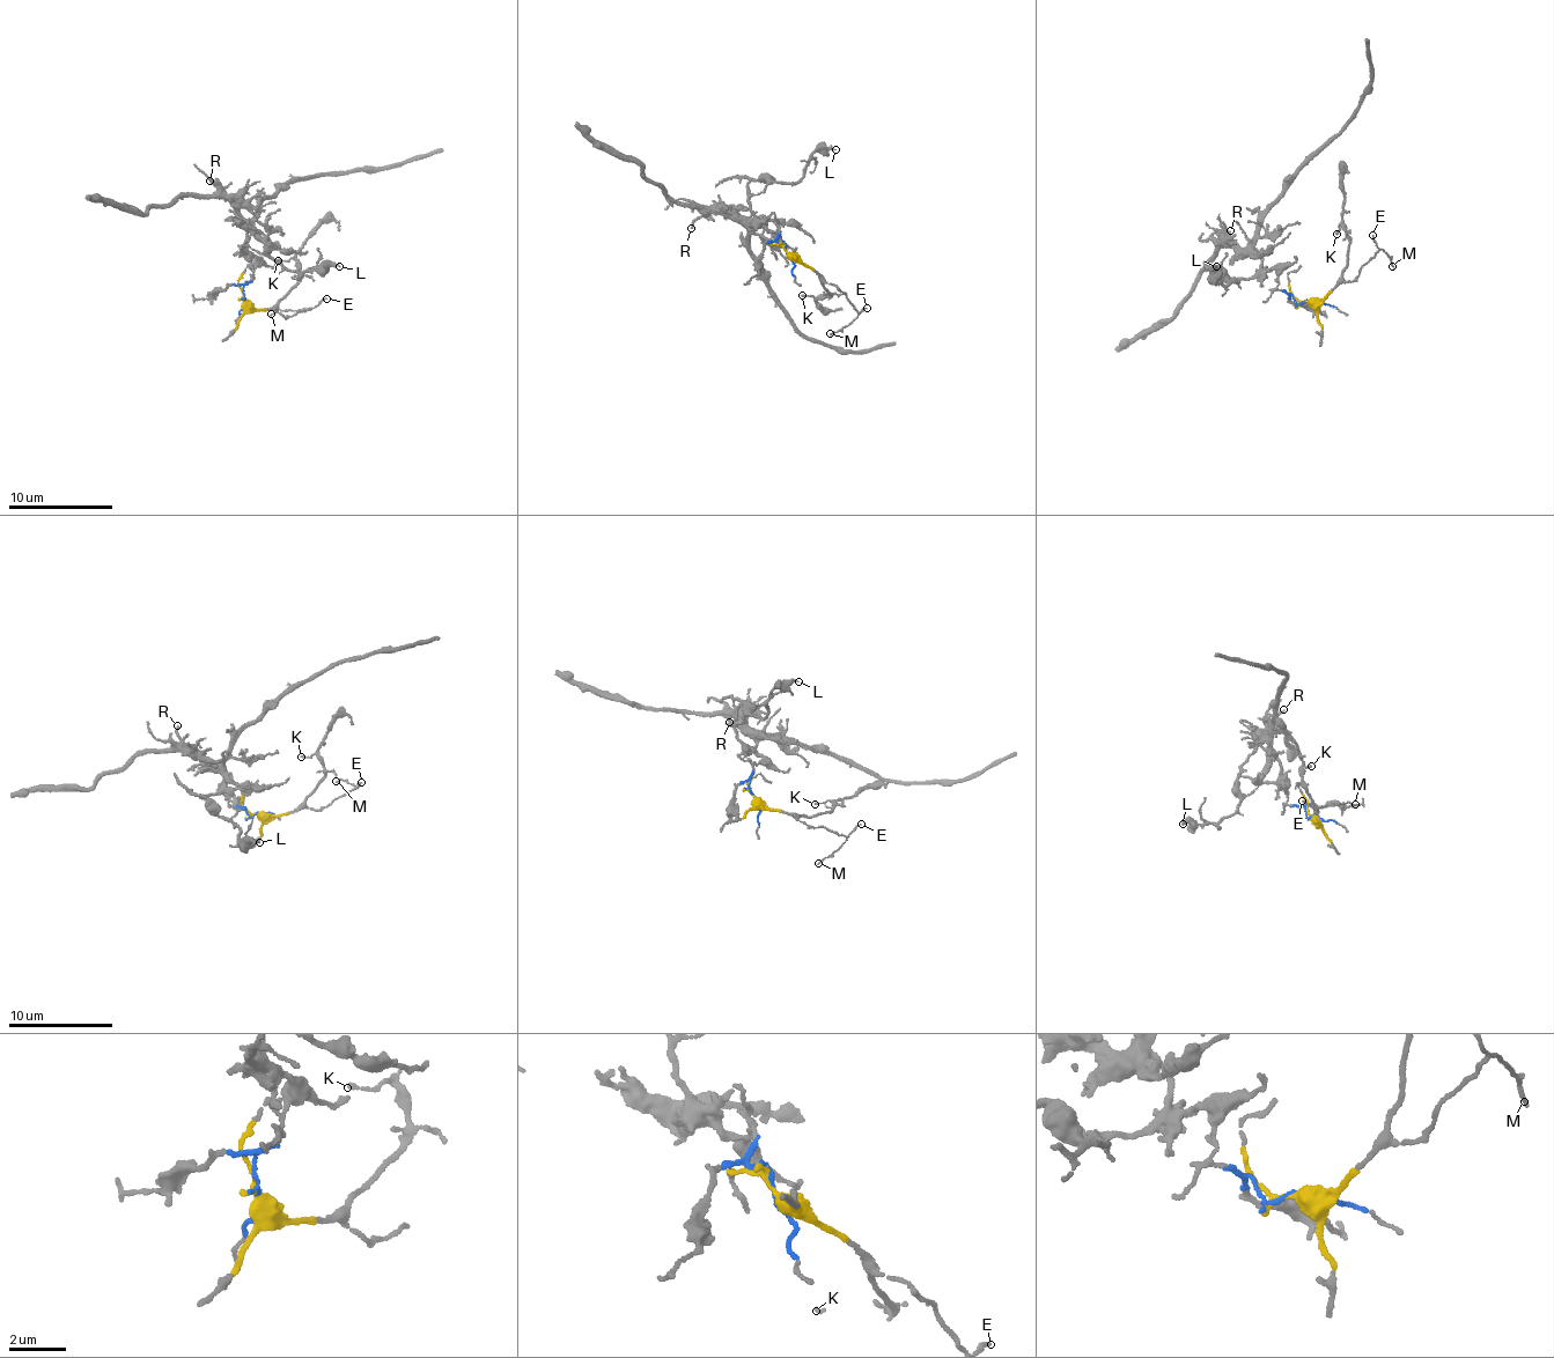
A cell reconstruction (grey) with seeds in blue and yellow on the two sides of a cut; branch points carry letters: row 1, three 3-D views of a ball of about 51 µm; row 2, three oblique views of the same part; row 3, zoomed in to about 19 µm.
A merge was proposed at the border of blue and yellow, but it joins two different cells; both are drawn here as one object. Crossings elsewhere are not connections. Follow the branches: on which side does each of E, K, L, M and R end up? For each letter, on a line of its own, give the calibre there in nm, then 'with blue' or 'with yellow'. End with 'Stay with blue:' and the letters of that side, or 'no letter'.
E: 130 nm | with yellow
K: 110 nm | with yellow
L: 200 nm | with blue
M: 120 nm | with yellow
R: 160 nm | with blue
Stay with blue: L, R

